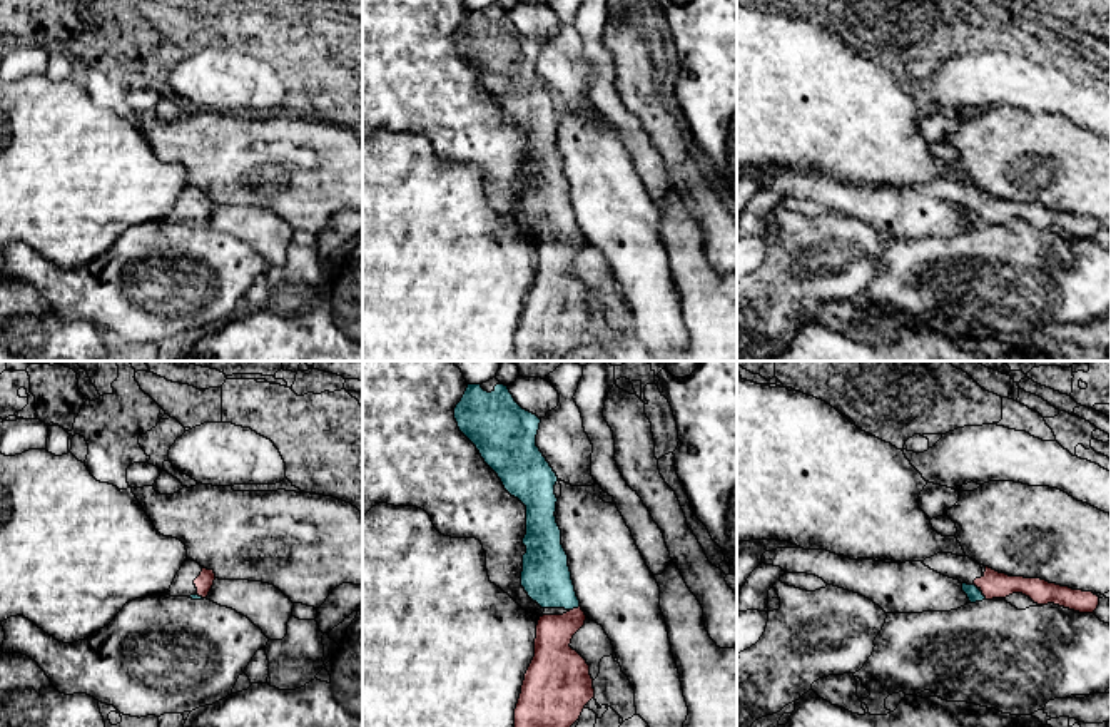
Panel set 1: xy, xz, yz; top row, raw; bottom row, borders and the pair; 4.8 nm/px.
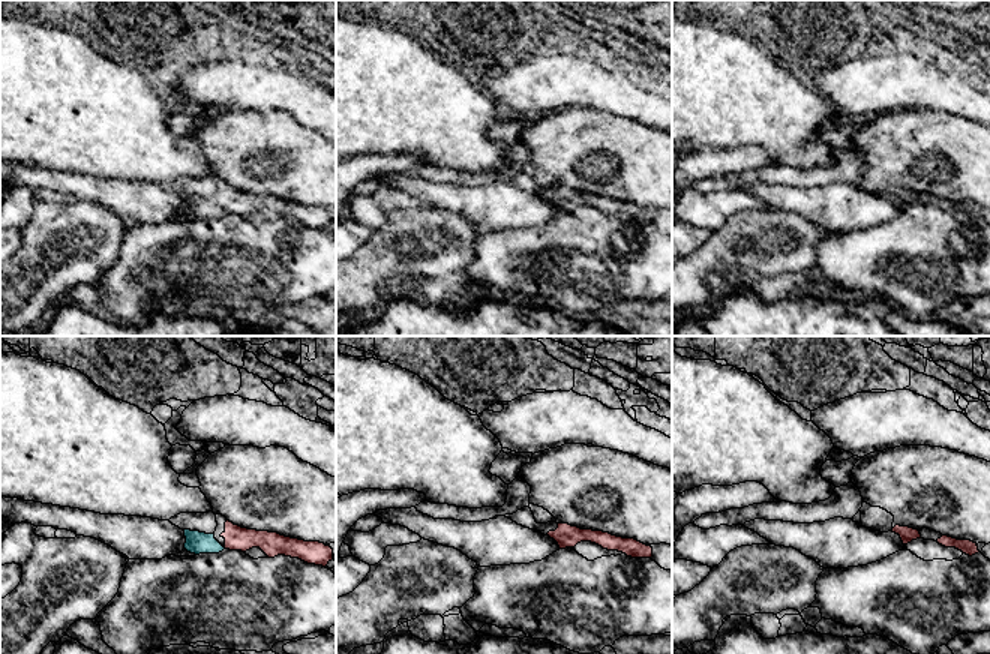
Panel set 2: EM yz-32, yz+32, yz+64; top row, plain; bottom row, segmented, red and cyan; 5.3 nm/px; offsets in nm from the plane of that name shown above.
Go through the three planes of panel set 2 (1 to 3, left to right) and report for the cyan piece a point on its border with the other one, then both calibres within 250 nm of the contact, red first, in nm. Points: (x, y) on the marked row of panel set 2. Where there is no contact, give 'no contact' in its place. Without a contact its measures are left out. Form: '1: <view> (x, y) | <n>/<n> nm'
1: no contact
2: no contact
3: no contact

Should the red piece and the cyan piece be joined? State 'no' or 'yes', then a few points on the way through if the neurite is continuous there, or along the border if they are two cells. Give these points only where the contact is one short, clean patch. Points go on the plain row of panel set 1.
yes; runs through yz (993, 211), (981, 216), (973, 218)

